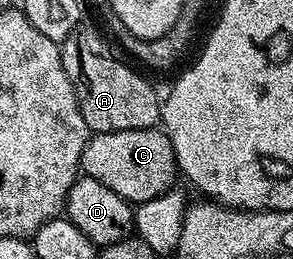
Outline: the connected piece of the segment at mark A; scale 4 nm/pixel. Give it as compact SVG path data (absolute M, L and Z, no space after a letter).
M81 23L60 45L62 67L66 67L66 75L76 92L78 107L82 111L82 119L86 119L86 127L92 133L106 131L130 131L131 129L150 129L159 126L162 121L162 101L152 90L152 85L140 73L135 73L127 60L119 61L111 57L112 49L104 42L104 37L92 25Z

